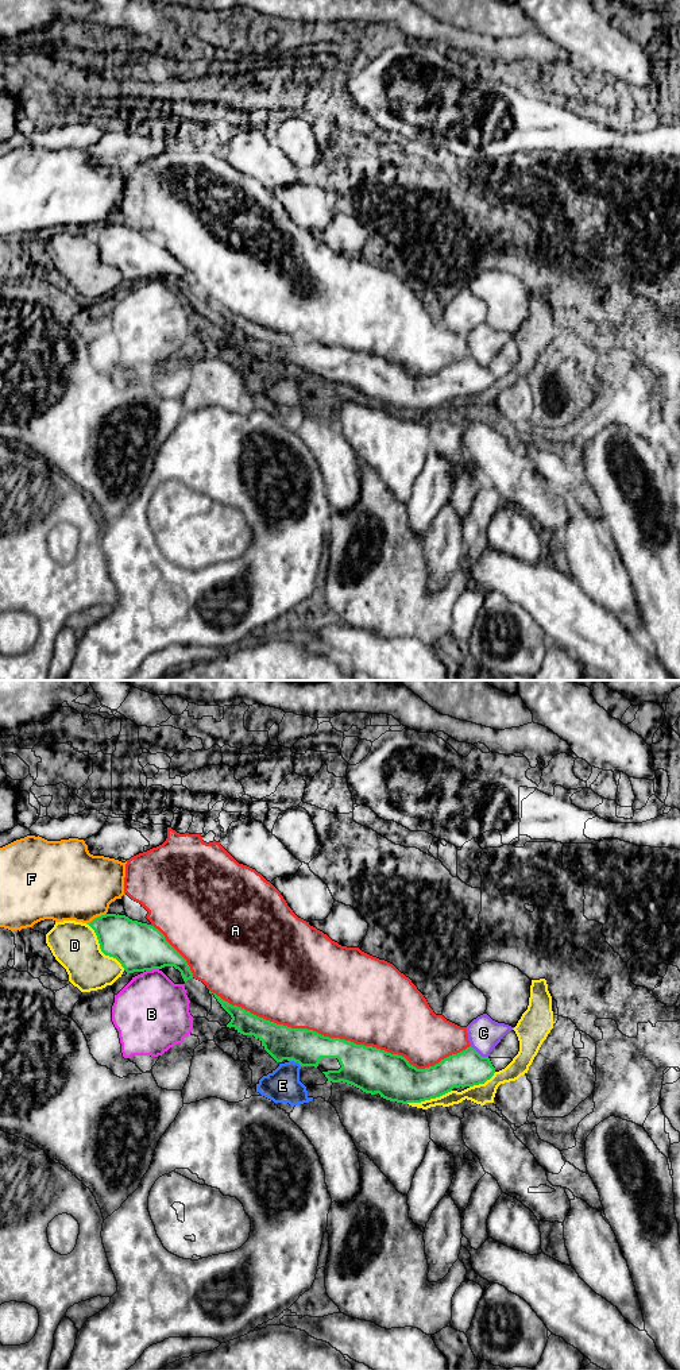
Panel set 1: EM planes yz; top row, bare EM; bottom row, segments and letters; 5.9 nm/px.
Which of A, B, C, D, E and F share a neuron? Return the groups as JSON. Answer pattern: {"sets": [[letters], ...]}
{"sets": [["A"], ["B"], ["C"], ["D", "E"], ["F"]]}

